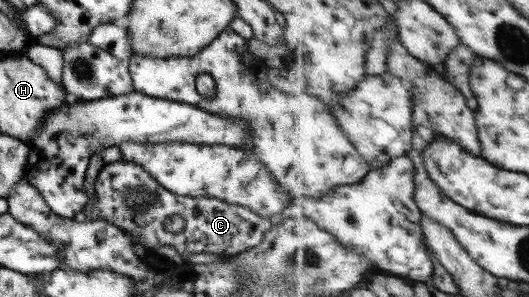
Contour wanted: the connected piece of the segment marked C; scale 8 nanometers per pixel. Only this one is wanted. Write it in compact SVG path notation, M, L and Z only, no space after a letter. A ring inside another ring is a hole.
M124 160L105 164L98 177L96 177L96 199L94 203L87 203L82 209L82 215L89 217L99 217L104 221L112 223L120 230L126 231L127 234L137 235L140 244L151 251L160 250L160 248L172 247L179 253L208 253L224 255L224 257L235 257L237 254L242 254L248 249L257 247L266 231L269 231L274 226L274 221L268 218L260 217L254 214L248 207L232 205L218 198L183 196L172 193L164 189L154 179L143 166L139 166L134 162L125 162ZM173 216L182 217L185 222L184 230L179 233L168 232L165 228L165 222Z

